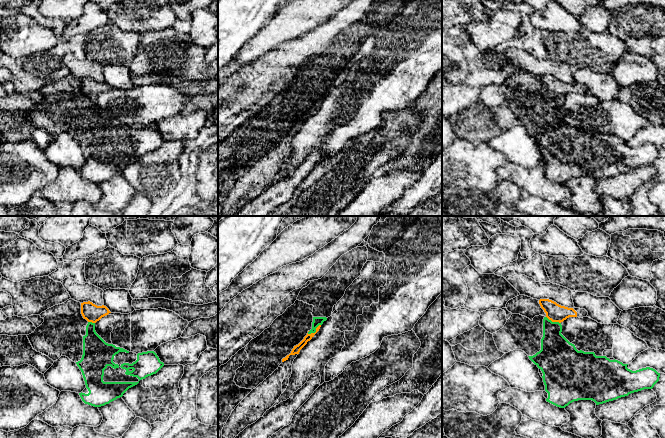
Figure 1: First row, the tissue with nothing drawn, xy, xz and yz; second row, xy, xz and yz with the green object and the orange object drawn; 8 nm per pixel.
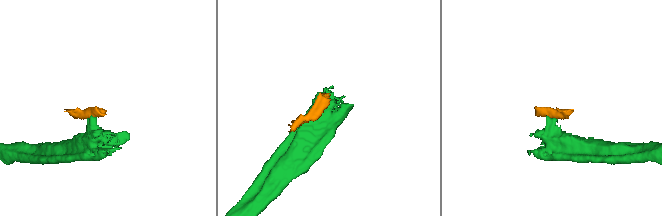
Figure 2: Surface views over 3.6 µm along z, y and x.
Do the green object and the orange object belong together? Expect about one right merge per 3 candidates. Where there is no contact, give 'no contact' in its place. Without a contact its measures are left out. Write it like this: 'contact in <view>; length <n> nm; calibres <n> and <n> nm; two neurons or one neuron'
contact in xz; length 130 nm; calibres 70 and 60 nm; two neurons

